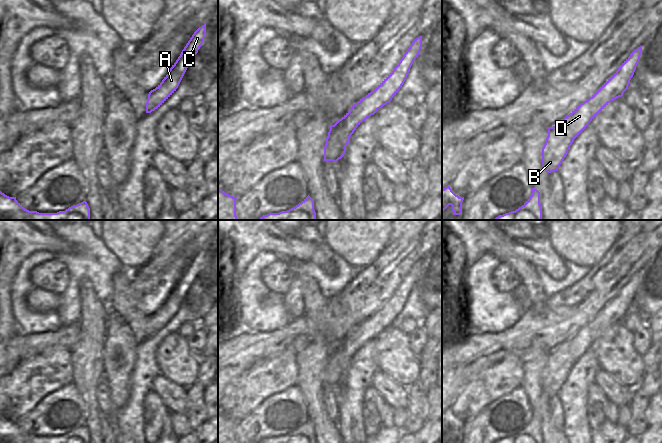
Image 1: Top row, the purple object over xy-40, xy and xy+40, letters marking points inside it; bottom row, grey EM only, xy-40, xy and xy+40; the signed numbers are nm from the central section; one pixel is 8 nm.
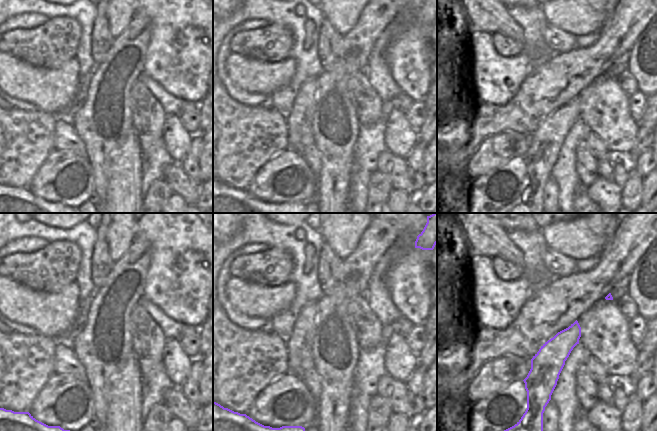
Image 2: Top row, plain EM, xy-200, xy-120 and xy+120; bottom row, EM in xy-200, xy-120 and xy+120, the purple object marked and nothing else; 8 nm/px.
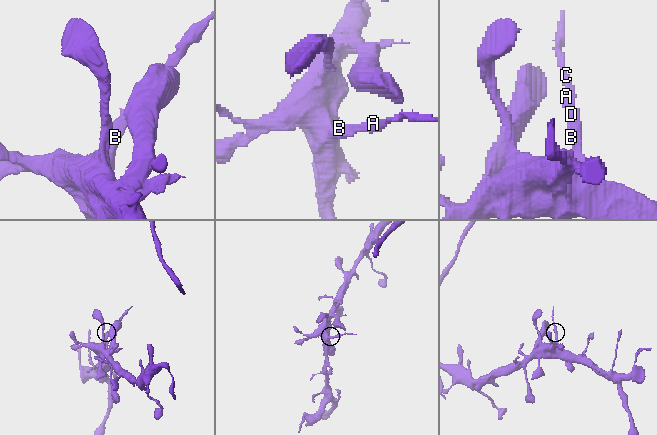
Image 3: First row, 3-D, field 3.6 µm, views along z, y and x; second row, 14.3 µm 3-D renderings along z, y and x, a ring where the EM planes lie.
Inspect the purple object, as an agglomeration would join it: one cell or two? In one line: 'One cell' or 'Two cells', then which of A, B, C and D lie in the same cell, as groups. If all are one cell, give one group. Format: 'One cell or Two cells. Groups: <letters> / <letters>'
Two cells. Groups: A C D / B.

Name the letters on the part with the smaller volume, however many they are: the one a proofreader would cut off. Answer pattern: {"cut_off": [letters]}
{"cut_off": ["A", "C", "D"]}

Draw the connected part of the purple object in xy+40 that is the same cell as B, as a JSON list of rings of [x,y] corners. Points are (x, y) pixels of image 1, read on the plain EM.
[[[556,348],[553,351],[548,351],[548,360],[542,372],[542,390],[547,397],[558,395],[570,370],[580,356],[573,362],[571,358],[567,349]]]

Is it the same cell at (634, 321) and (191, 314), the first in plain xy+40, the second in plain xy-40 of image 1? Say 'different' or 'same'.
different

